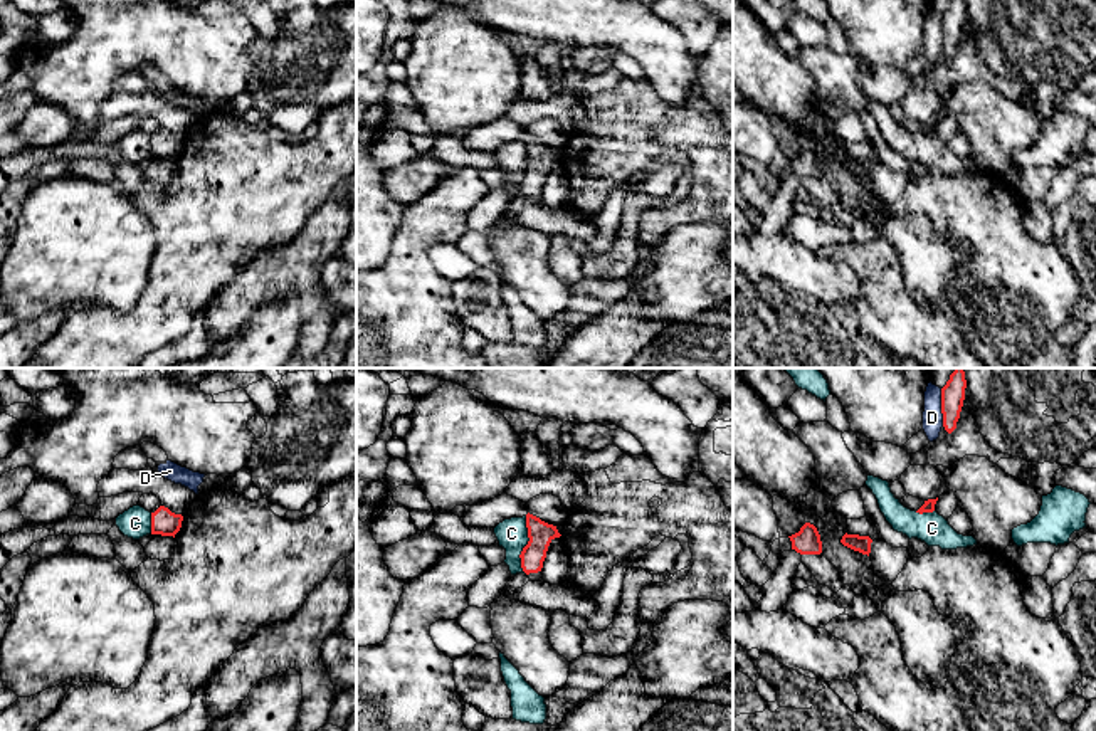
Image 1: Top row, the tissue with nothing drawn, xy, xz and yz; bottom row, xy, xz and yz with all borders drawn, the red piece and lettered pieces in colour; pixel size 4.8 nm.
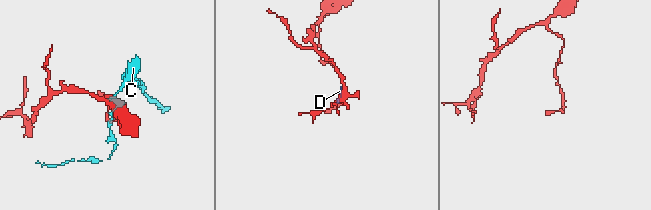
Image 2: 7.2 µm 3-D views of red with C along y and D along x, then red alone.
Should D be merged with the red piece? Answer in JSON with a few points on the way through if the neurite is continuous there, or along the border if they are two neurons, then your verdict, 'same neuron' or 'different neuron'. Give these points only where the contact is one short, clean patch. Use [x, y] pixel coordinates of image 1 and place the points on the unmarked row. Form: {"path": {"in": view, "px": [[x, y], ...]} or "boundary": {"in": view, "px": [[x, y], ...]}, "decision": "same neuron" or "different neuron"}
{"boundary": {"in": "yz", "px": [[940, 12], [943, 49]]}, "decision": "different neuron"}

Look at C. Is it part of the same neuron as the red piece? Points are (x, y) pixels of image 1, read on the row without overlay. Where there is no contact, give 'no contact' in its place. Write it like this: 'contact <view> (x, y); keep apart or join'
contact xz (526, 168); keep apart

